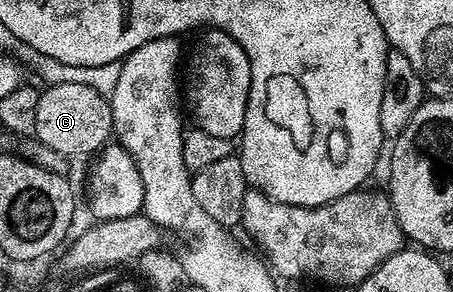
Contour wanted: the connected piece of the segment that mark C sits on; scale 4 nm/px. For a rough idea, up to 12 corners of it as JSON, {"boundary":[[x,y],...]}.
{"boundary":[[54,84],[38,98],[35,139],[92,158],[113,139],[109,97]]}

